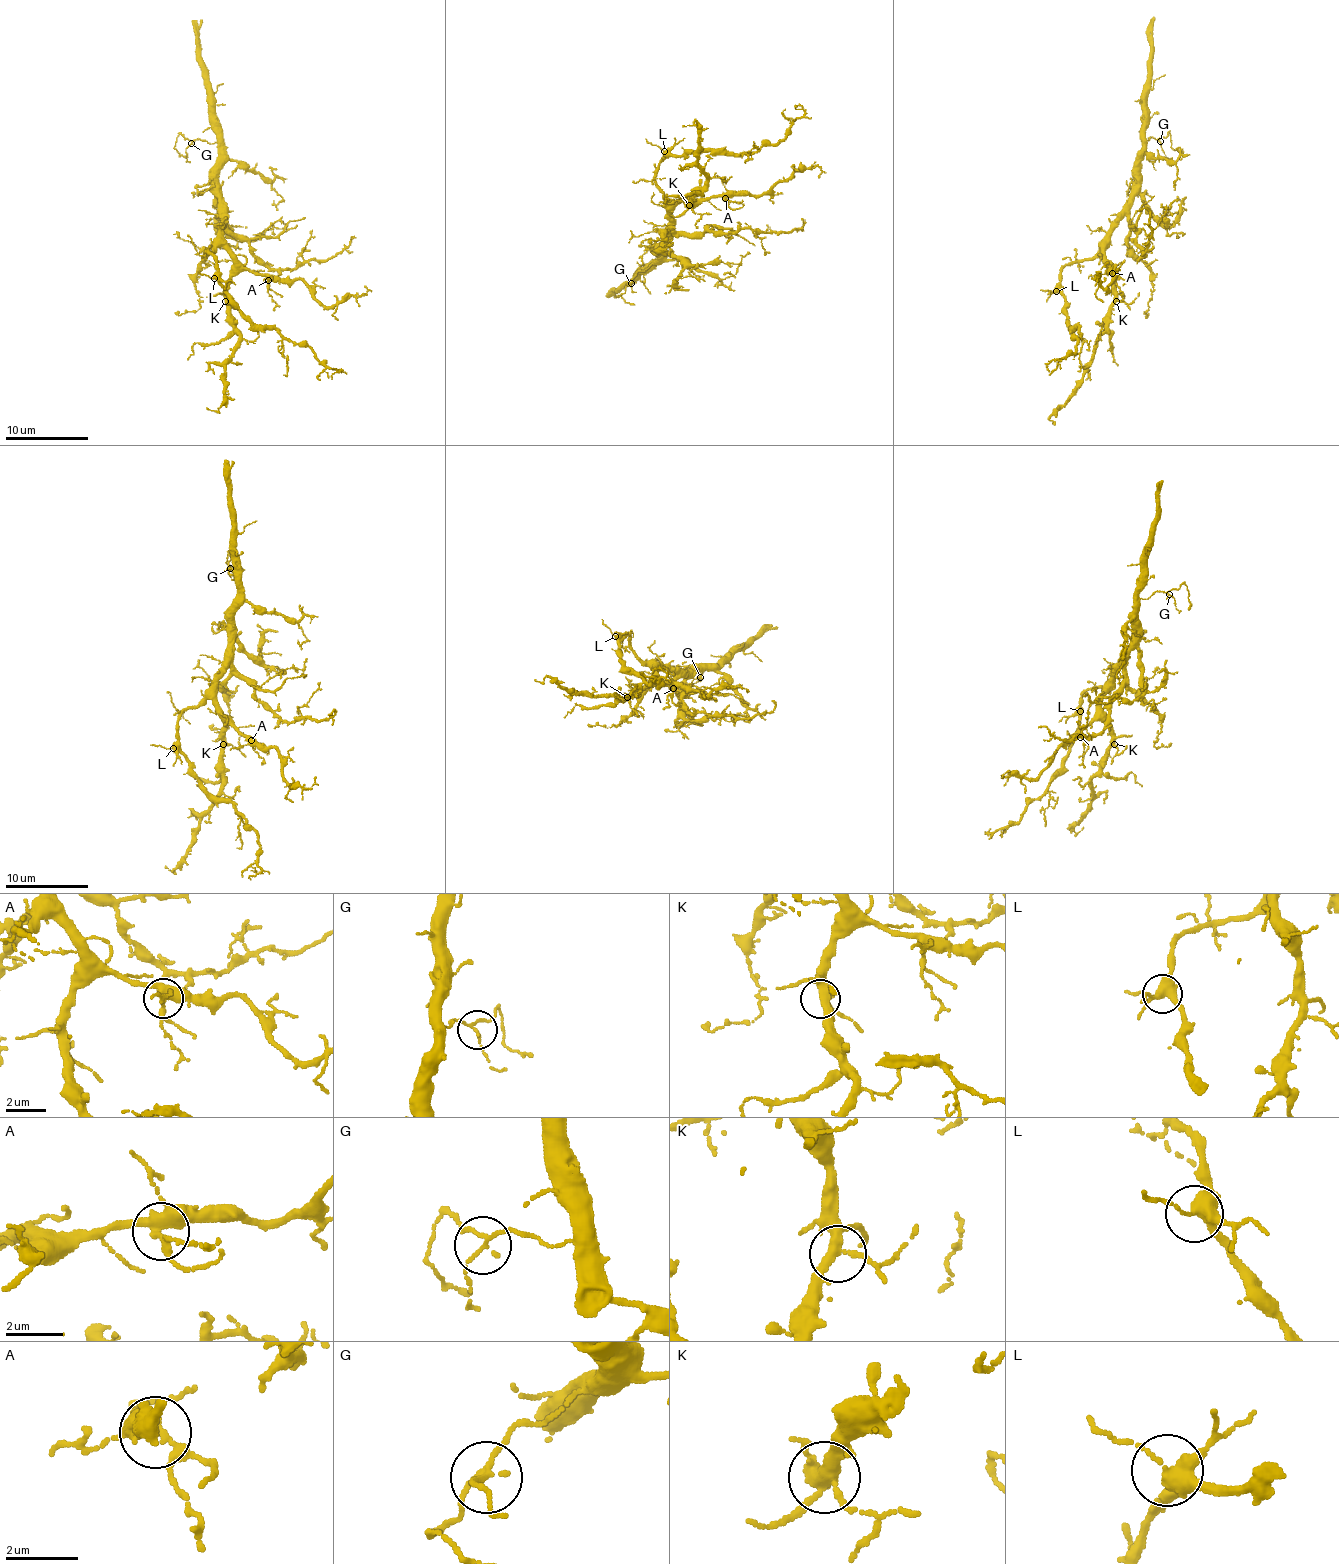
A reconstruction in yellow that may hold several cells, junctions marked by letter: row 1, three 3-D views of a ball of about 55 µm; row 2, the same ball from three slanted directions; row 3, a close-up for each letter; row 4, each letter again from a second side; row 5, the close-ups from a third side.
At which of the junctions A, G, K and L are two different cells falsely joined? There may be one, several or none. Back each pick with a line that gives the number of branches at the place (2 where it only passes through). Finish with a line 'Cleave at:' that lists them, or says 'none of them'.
Cleave at: none of them

